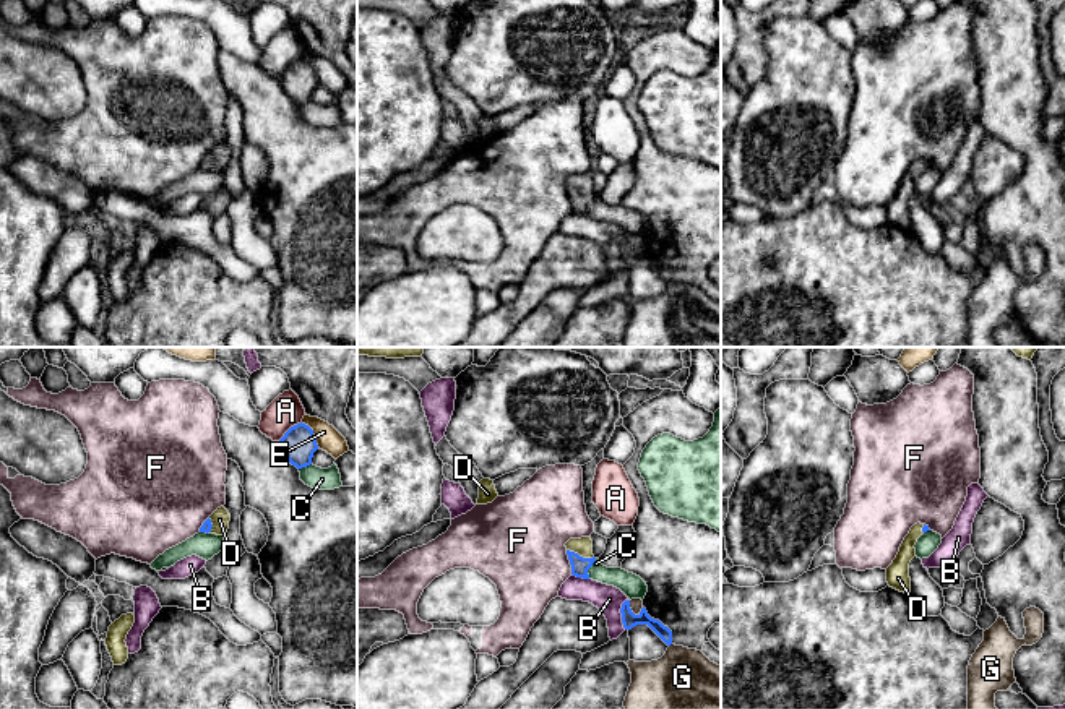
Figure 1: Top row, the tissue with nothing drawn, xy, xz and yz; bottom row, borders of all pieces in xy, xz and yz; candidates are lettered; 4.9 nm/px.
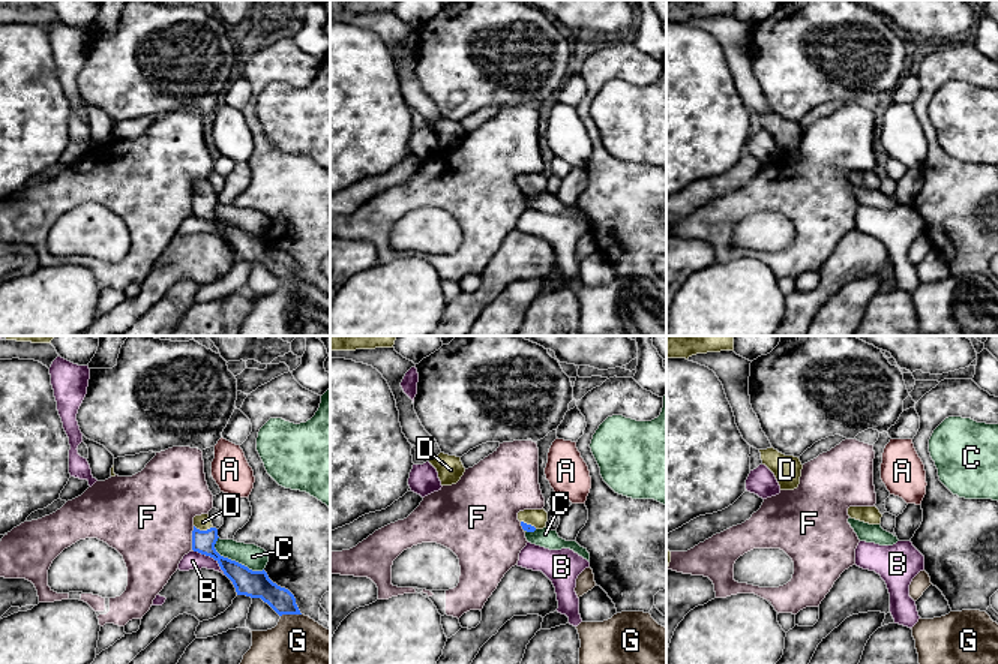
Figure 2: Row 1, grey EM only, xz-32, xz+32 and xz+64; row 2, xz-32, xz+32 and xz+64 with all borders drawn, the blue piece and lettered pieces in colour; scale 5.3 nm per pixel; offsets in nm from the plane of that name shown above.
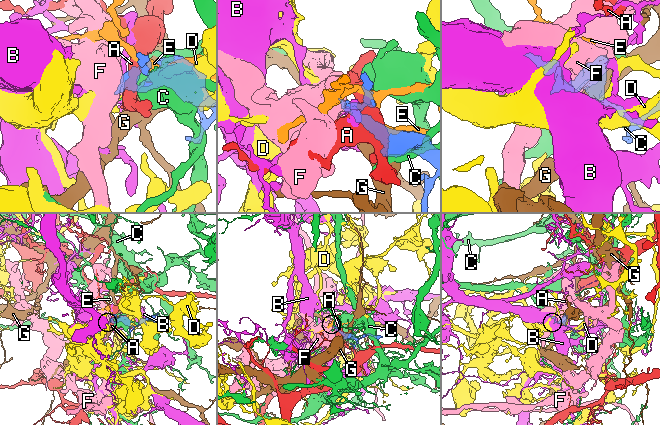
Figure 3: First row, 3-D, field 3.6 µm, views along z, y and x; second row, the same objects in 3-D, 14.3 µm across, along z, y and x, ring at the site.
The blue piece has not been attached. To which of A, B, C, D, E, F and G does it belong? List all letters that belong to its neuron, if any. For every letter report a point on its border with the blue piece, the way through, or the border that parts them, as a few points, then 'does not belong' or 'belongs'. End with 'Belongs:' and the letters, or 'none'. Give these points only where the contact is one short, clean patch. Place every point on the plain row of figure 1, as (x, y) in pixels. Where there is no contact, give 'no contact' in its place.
A: contact xy (288, 67); border xy (301, 57), (278, 78); does not belong
B: contact xz (620, 249); border xz (629, 236), (620, 245), (620, 258), (625, 265); does not belong
C: contact xz (590, 203); does not belong
D: contact xz (578, 192); way xz (580, 201), (578, 192), (583, 184); belongs
E: contact xy (312, 70); does not belong
F: contact xz (570, 198); border xz (565, 187), (572, 210); does not belong
G: contact xz (630, 245); does not belong
Belongs: D

